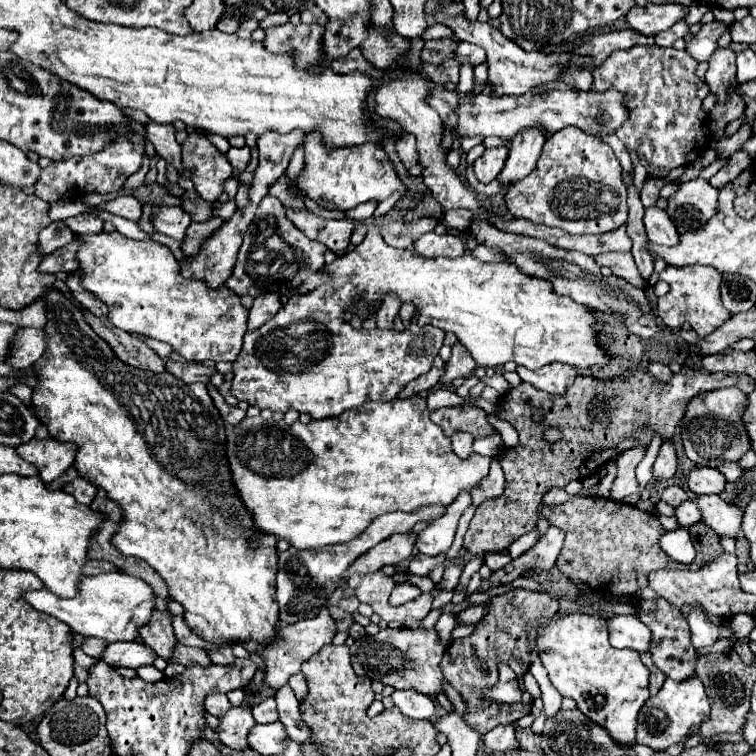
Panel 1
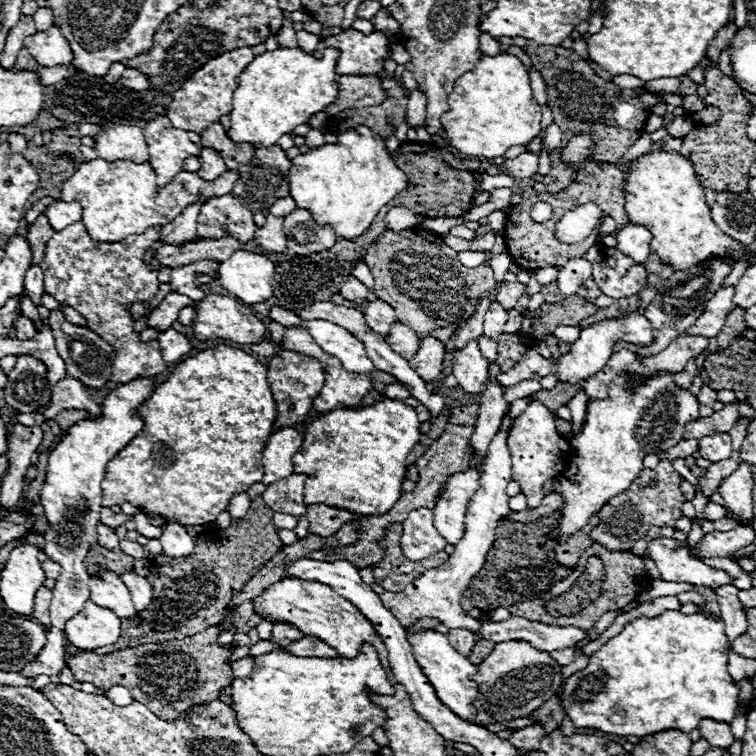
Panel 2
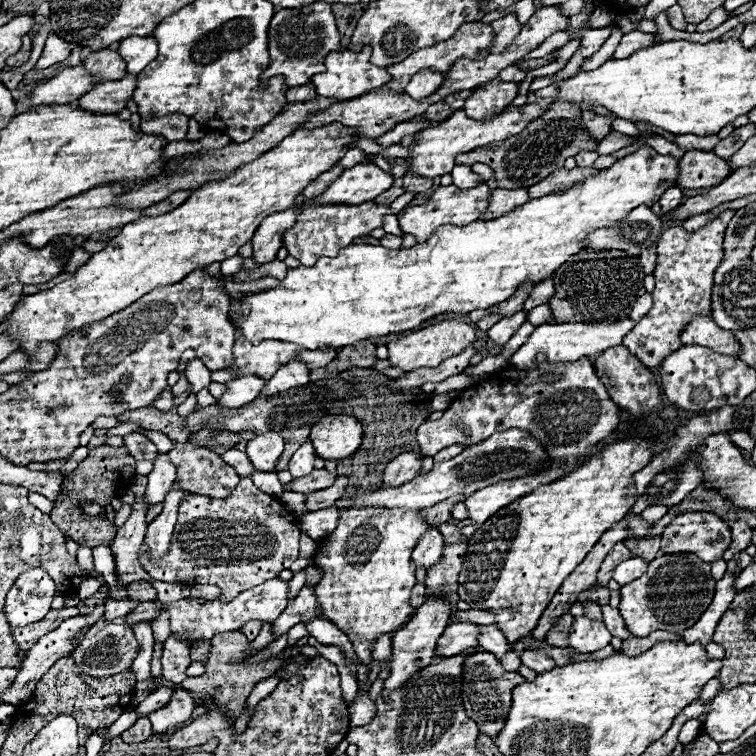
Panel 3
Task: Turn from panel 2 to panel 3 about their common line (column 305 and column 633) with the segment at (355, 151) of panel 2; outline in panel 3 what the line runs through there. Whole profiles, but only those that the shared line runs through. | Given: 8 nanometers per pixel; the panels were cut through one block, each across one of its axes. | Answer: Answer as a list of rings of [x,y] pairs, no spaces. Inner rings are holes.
[[[642,146],[638,152],[620,158],[614,166],[602,170],[598,176],[584,180],[582,184],[566,192],[532,198],[524,206],[494,220],[474,220],[466,226],[438,226],[426,242],[420,242],[412,248],[386,250],[384,246],[372,244],[346,246],[338,252],[336,258],[322,256],[314,266],[288,268],[286,276],[280,278],[280,284],[276,288],[246,294],[242,302],[250,306],[250,312],[246,316],[234,314],[232,320],[236,320],[242,338],[250,344],[258,344],[262,340],[282,340],[298,344],[306,350],[316,350],[320,344],[332,344],[334,348],[342,348],[358,340],[406,332],[418,328],[424,320],[438,314],[452,312],[464,316],[474,308],[486,310],[510,298],[514,290],[526,280],[538,284],[550,274],[554,274],[560,264],[564,264],[572,254],[582,248],[580,242],[586,240],[590,232],[616,224],[636,206],[654,204],[666,190],[658,182],[676,180],[676,164],[676,158],[662,156],[654,148]]]

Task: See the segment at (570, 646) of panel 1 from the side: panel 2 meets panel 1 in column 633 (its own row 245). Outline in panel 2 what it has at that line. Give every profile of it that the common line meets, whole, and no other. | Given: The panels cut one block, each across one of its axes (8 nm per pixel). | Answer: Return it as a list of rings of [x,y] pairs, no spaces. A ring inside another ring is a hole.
[[[650,152],[630,162],[630,170],[624,186],[624,210],[628,216],[628,224],[640,224],[650,230],[650,252],[658,254],[664,264],[668,264],[674,272],[694,268],[712,258],[728,258],[728,250],[732,252],[730,260],[736,264],[746,248],[726,236],[710,218],[710,210],[706,206],[704,188],[698,184],[694,166],[688,158],[678,152]]]

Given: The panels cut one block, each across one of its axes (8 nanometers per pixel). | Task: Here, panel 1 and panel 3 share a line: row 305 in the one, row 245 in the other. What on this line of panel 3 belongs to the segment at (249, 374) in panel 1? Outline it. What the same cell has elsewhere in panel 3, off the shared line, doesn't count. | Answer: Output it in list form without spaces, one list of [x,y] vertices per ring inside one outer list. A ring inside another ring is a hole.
[[[366,202],[360,206],[346,206],[346,204],[326,204],[326,206],[310,206],[306,204],[302,218],[294,228],[290,228],[282,242],[288,248],[288,254],[300,260],[302,264],[314,264],[318,256],[336,256],[342,248],[350,246],[354,238],[368,236],[374,228],[382,226],[382,216],[390,214],[390,206],[378,206],[374,202]]]

